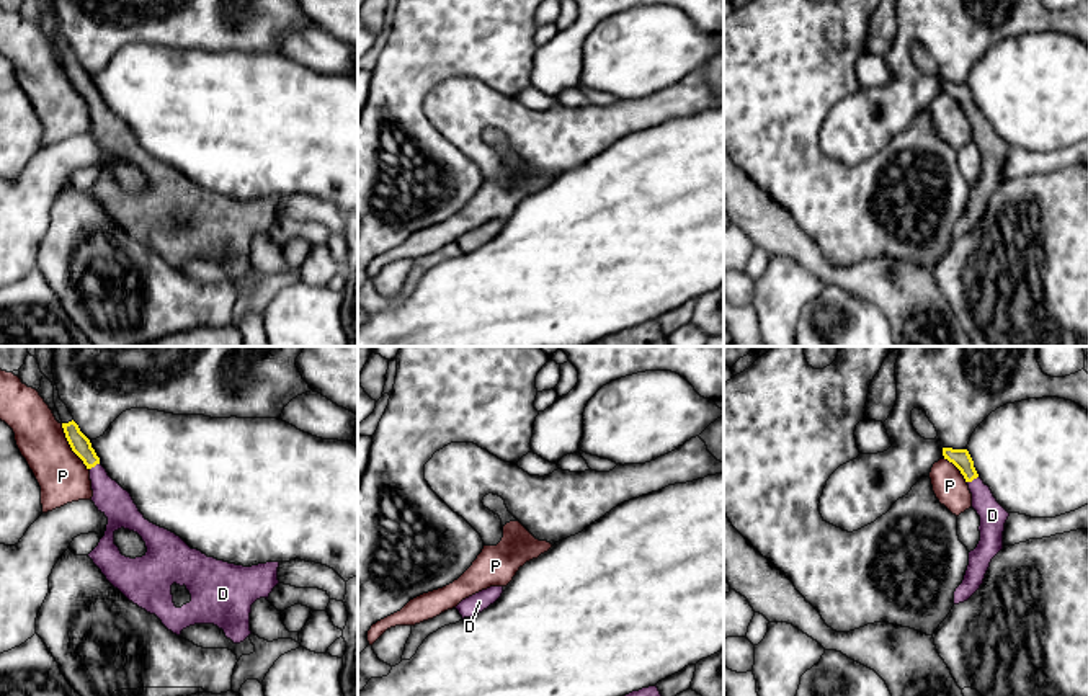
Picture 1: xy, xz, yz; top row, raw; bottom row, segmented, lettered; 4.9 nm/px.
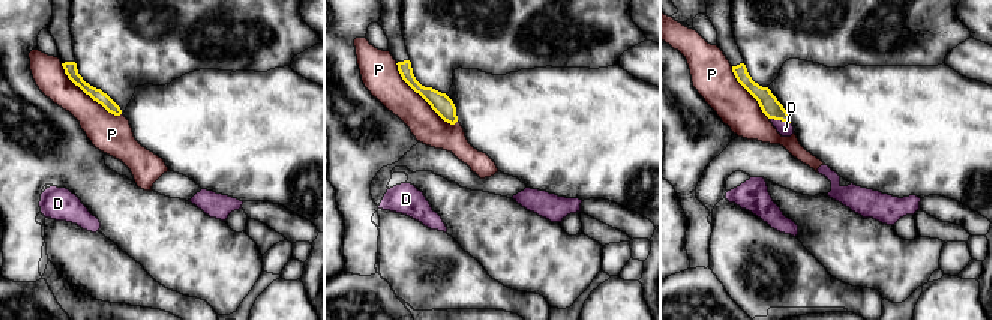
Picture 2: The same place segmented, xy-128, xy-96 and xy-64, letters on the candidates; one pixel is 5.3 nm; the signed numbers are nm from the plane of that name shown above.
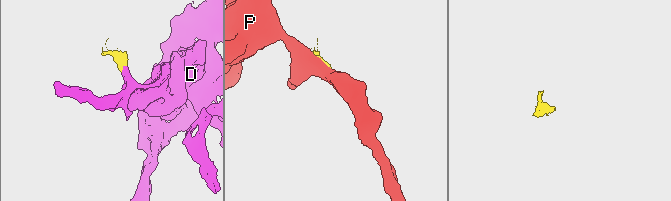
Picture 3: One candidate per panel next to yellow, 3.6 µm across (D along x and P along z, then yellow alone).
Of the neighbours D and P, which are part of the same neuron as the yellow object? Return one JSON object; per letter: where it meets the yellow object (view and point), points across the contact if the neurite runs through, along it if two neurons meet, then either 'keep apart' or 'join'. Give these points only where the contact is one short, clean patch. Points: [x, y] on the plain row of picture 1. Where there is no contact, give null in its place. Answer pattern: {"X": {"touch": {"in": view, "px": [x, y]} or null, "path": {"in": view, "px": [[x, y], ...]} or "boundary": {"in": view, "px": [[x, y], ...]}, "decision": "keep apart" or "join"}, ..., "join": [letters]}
{"D": {"touch": {"in": "yz", "px": [972, 113]}, "path": {"in": "yz", "px": [[961, 92], [972, 113], [992, 149]]}, "decision": "join"}, "P": {"touch": {"in": "xy", "px": [71, 80]}, "decision": "keep apart"}, "join": ["D"]}

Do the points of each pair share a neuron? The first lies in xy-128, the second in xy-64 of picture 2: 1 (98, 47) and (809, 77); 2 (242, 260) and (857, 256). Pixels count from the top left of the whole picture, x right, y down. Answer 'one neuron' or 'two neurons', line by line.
1: two neurons
2: one neuron

